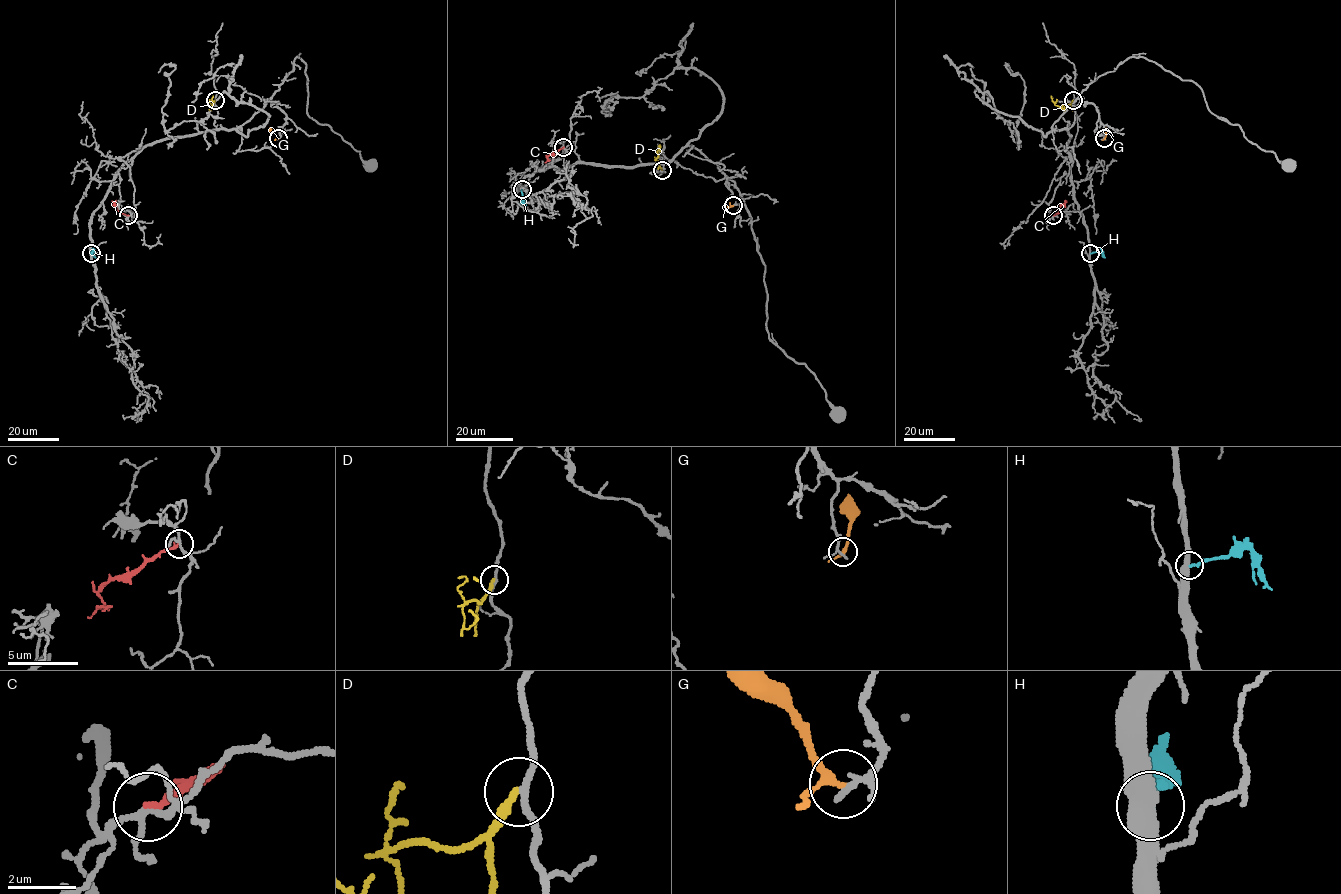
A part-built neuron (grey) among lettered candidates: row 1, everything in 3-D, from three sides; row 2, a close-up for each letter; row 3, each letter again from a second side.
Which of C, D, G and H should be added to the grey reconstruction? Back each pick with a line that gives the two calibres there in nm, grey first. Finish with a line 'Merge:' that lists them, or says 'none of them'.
Merge: none of them

